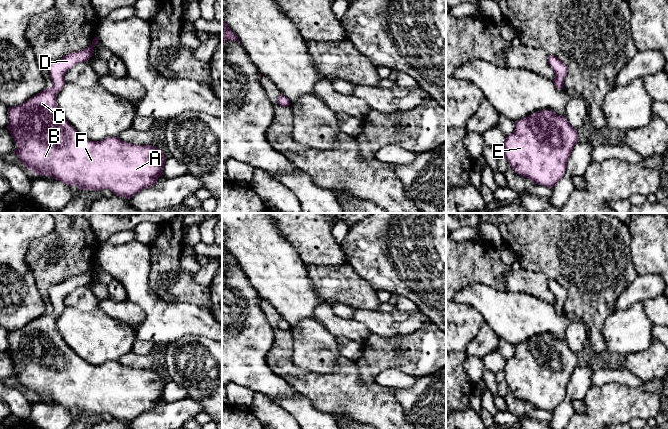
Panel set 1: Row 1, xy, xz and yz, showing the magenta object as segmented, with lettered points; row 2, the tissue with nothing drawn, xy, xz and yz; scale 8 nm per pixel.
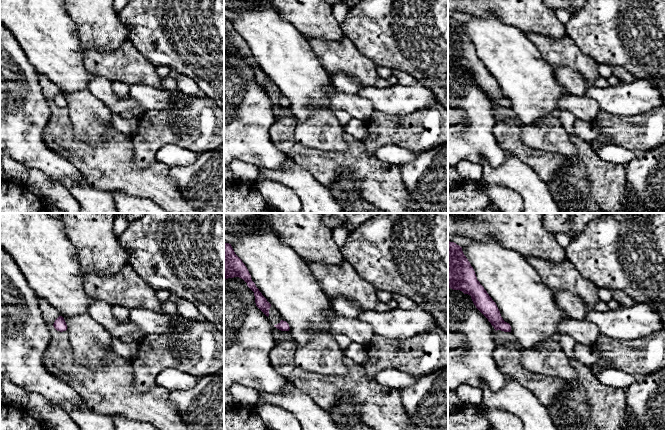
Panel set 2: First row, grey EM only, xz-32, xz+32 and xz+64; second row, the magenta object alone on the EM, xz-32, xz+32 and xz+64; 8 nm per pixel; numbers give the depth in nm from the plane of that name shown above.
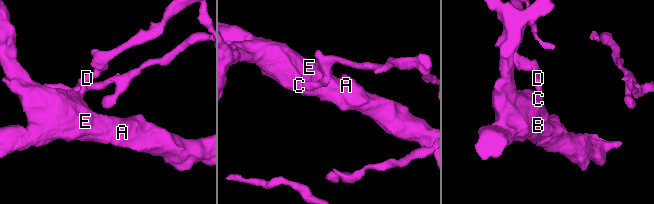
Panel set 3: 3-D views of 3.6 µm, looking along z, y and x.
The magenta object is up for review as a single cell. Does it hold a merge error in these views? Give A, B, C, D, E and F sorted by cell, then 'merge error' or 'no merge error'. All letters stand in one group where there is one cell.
groups A B C D E F; no merge error

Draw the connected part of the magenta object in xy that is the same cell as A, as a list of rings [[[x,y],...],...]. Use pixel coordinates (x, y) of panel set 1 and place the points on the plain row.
[[[96,260],[91,270],[51,286],[48,293],[52,311],[44,313],[20,329],[9,331],[9,347],[6,352],[17,369],[13,376],[33,398],[49,400],[69,411],[76,409],[84,415],[109,413],[114,419],[129,423],[155,409],[163,399],[166,383],[162,374],[152,369],[127,367],[118,361],[90,365],[69,348],[56,326],[57,318],[66,307],[65,297],[74,289],[88,285],[98,267]]]

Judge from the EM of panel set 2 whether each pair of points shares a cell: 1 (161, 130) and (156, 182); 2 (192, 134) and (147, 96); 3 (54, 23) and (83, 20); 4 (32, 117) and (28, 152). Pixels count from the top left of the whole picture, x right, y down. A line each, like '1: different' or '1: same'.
1: different
2: different
3: different
4: same

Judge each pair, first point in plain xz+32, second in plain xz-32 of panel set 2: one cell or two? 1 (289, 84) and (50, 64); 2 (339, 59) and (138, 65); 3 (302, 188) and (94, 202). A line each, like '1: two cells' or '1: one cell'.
1: one cell
2: one cell
3: one cell

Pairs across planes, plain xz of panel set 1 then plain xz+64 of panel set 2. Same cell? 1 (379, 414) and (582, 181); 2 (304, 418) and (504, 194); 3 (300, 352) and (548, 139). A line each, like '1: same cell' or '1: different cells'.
1: different cells
2: different cells
3: same cell

